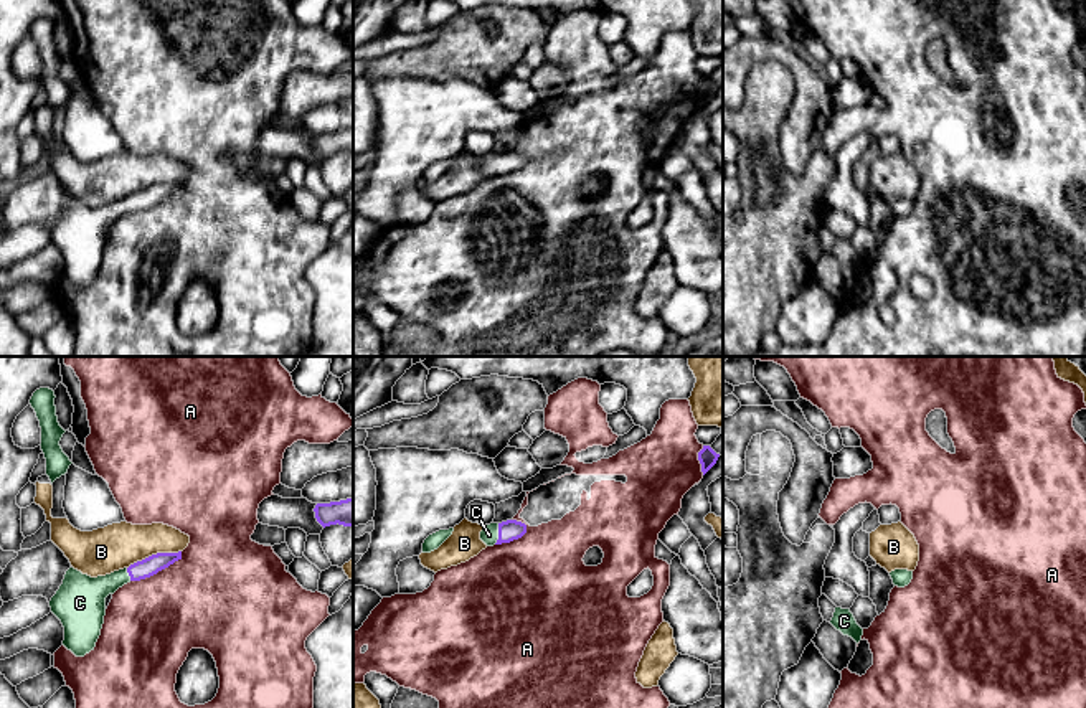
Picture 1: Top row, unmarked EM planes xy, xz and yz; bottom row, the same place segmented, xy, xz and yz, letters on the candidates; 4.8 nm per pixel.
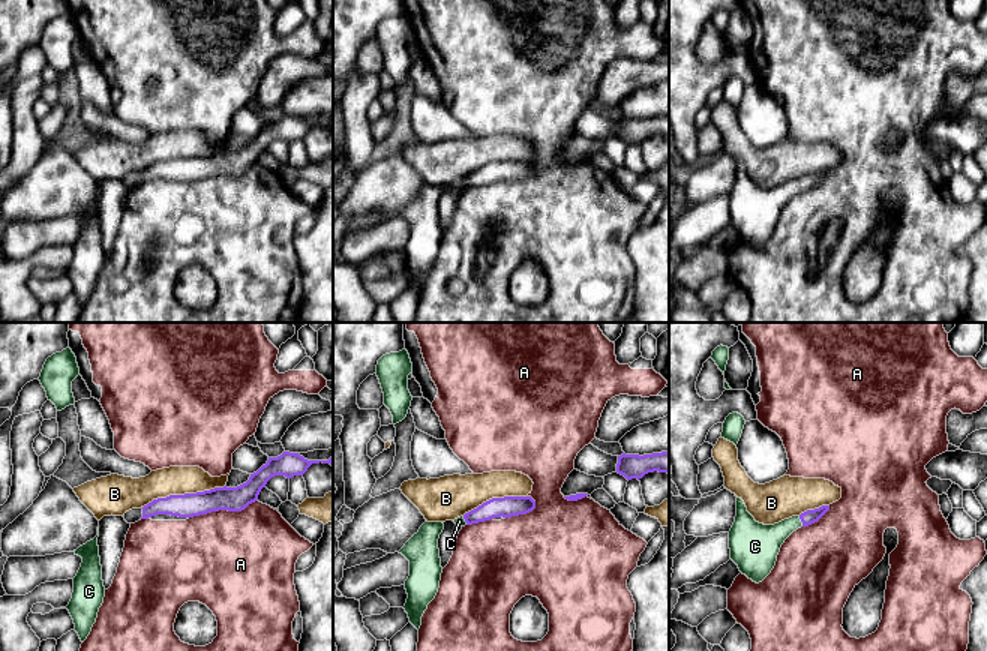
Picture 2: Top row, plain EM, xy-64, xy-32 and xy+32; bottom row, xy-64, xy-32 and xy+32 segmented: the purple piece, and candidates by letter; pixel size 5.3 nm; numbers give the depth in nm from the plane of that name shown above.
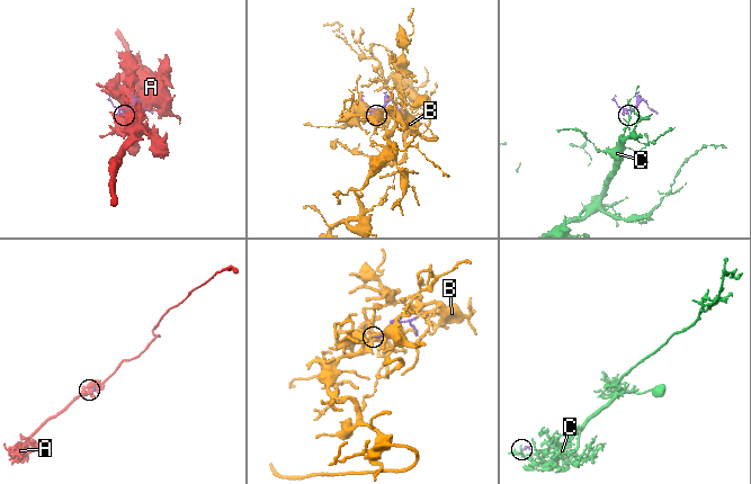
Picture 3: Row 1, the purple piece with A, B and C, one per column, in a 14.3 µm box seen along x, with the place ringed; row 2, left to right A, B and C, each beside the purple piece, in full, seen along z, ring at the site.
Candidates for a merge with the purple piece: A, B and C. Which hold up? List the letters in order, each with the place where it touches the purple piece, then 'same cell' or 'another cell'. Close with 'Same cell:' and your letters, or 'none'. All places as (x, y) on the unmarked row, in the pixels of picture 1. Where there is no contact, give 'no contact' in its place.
A: contact xy (157, 202); another cell
B: contact xy (154, 185); another cell
C: contact xz (499, 164); same cell
Same cell: C

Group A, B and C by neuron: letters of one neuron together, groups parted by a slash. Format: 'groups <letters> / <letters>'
groups A / B / C

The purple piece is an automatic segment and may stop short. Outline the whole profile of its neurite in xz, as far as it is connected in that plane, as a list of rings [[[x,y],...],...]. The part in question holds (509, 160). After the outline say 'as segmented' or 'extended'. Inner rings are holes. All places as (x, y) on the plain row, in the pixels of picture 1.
[[[507,150],[502,153],[490,153],[480,162],[480,170],[487,177],[510,173],[522,168],[526,163],[526,155],[517,150]]]; extended

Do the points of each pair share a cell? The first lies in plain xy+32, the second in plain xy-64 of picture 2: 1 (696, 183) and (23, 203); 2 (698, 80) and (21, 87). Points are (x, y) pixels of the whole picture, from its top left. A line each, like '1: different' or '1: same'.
1: same
2: same

